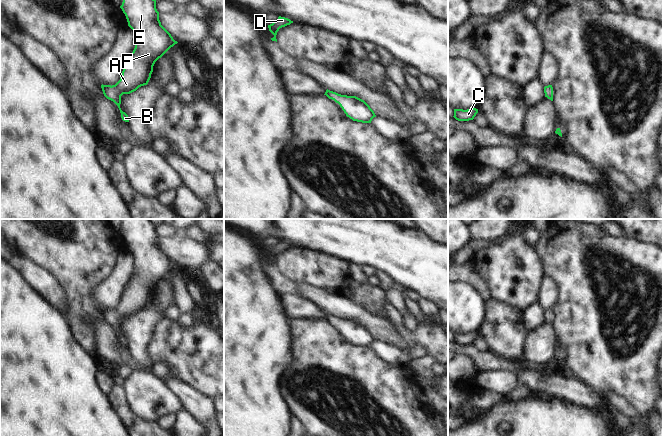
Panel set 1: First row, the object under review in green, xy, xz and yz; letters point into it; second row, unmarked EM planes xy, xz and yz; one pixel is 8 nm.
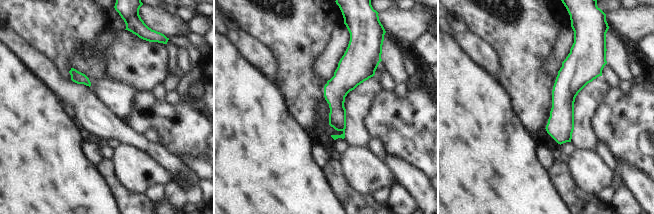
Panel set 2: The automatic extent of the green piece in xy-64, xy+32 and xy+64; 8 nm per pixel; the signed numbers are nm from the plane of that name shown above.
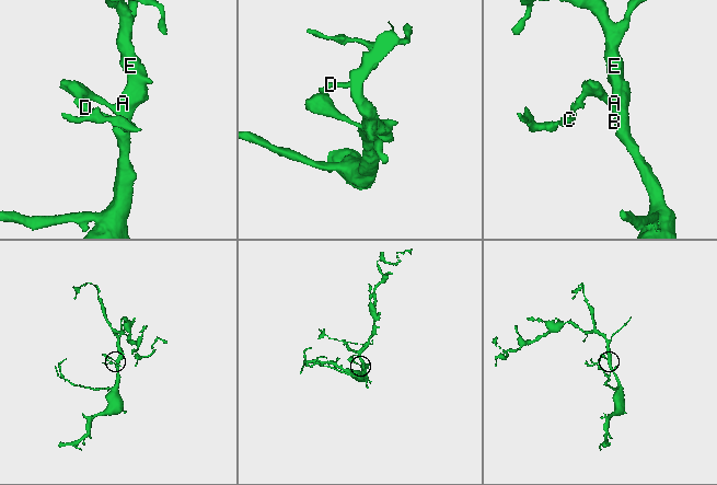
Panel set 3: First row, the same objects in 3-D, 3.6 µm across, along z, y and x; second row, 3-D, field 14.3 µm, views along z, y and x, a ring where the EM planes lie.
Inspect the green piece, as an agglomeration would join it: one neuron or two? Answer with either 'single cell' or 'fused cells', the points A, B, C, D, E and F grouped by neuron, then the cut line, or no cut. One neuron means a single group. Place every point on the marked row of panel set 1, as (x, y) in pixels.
single cell | A B C D E F | no cut

